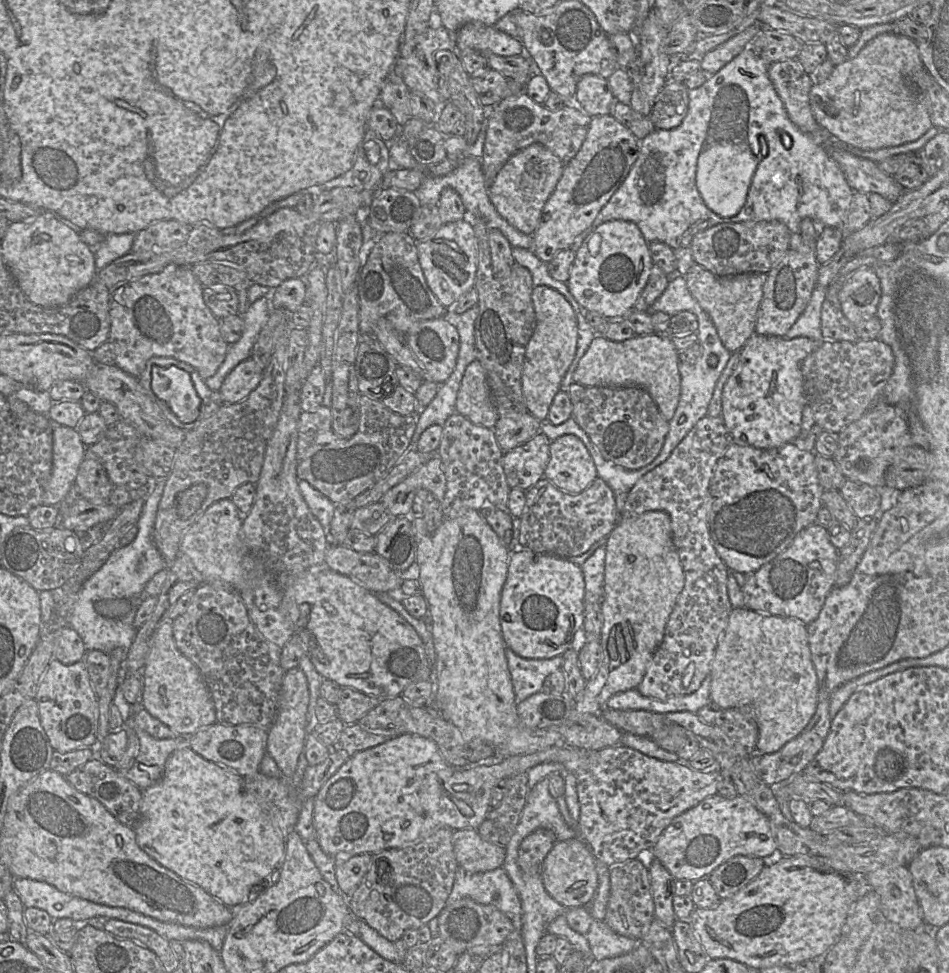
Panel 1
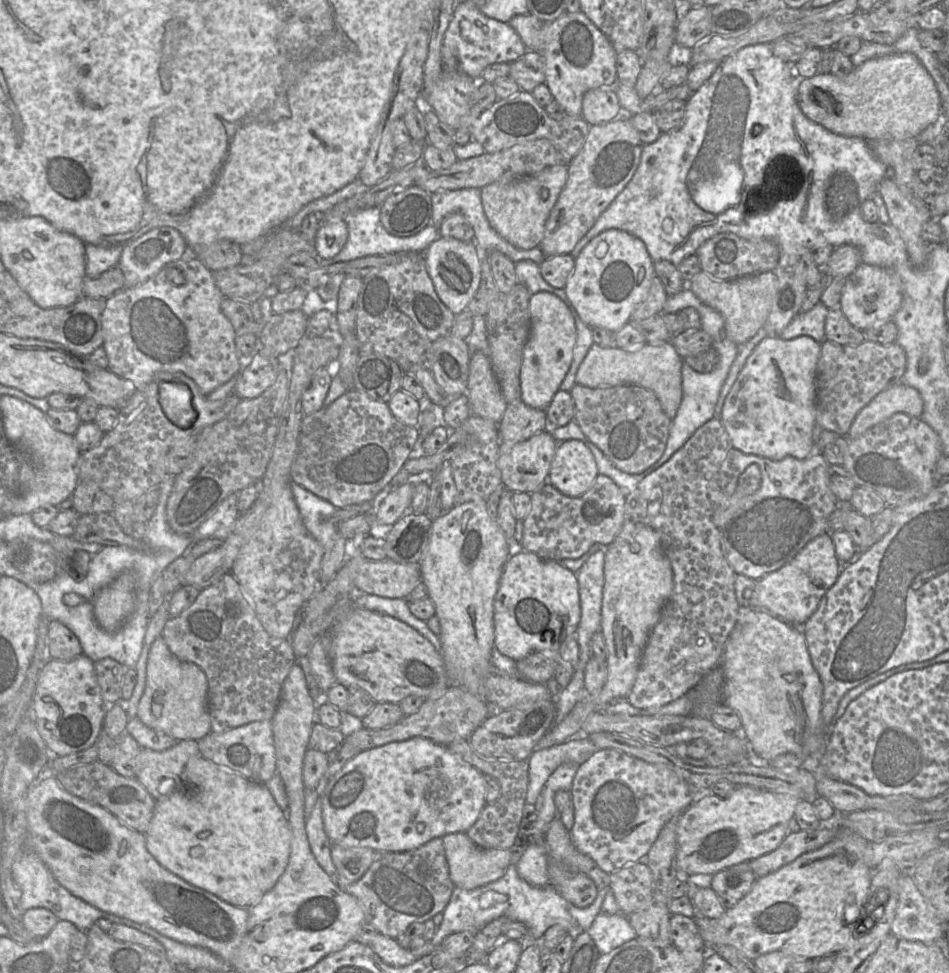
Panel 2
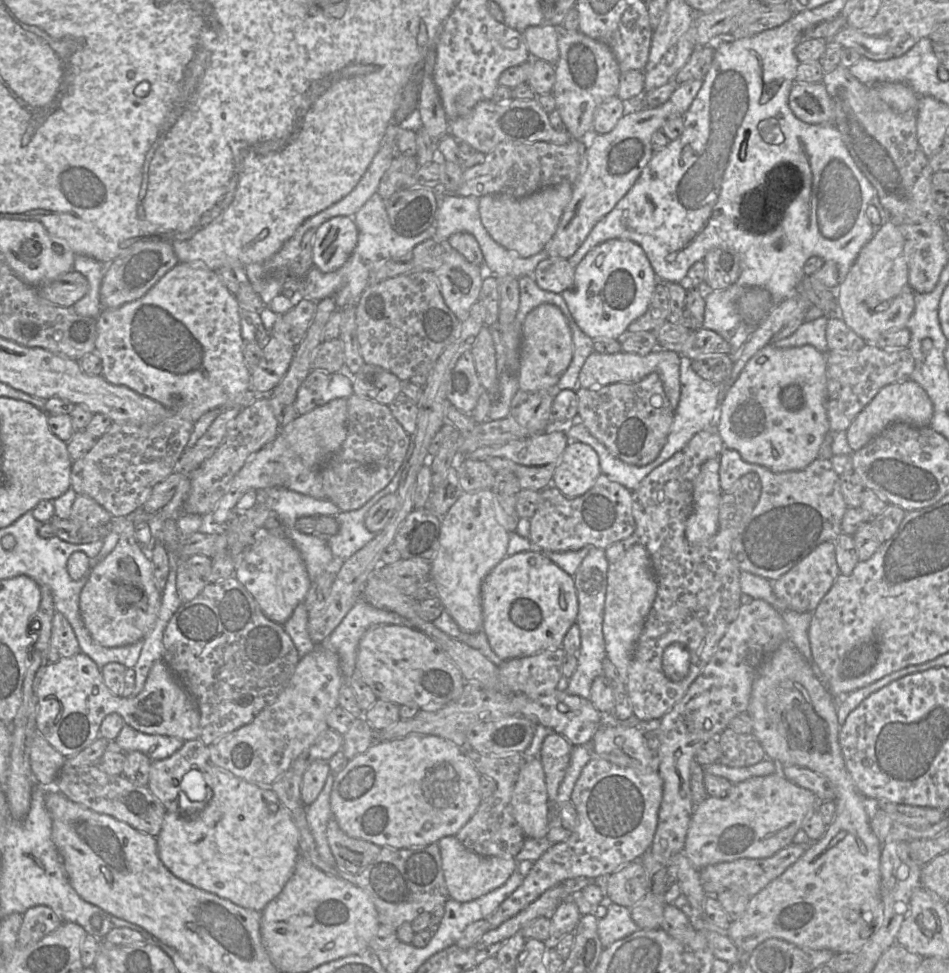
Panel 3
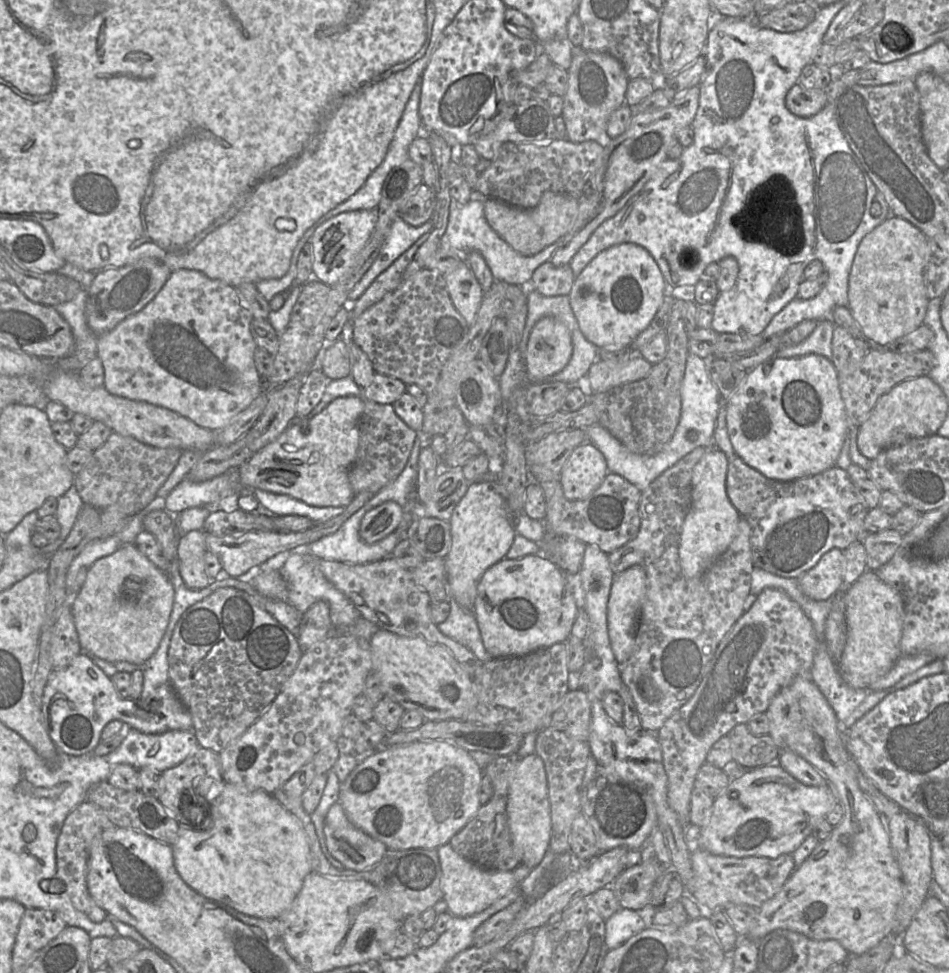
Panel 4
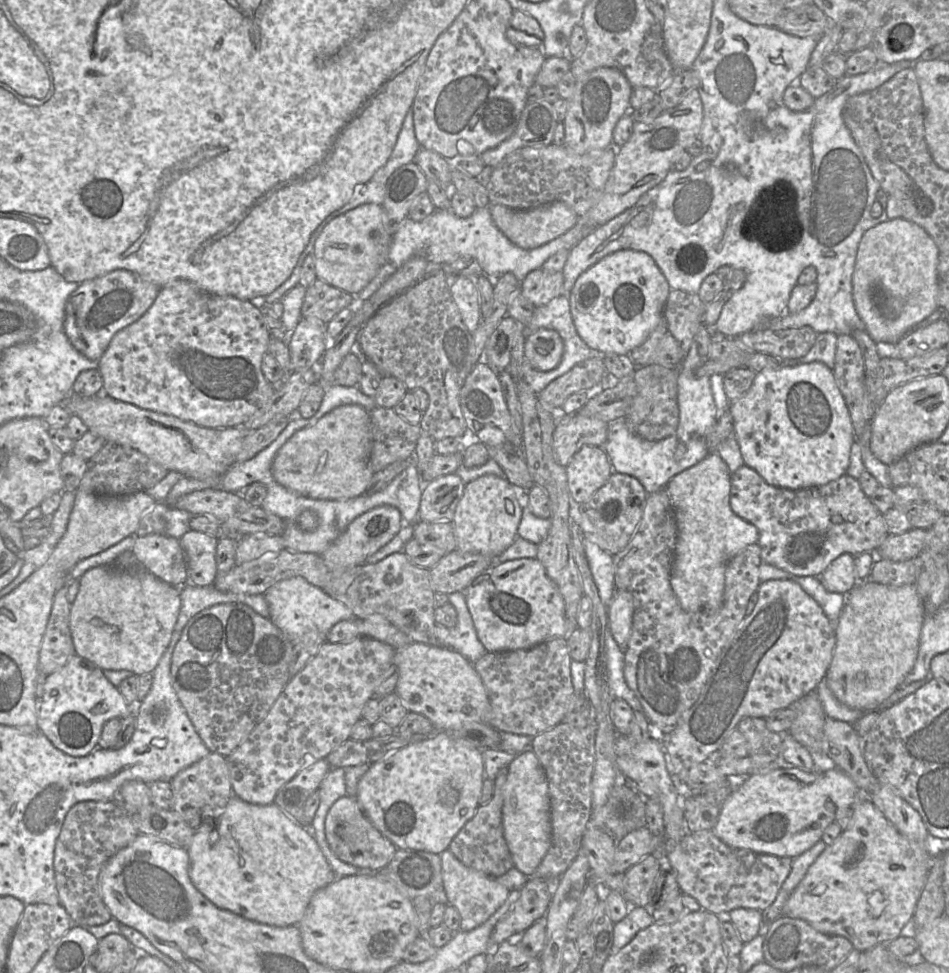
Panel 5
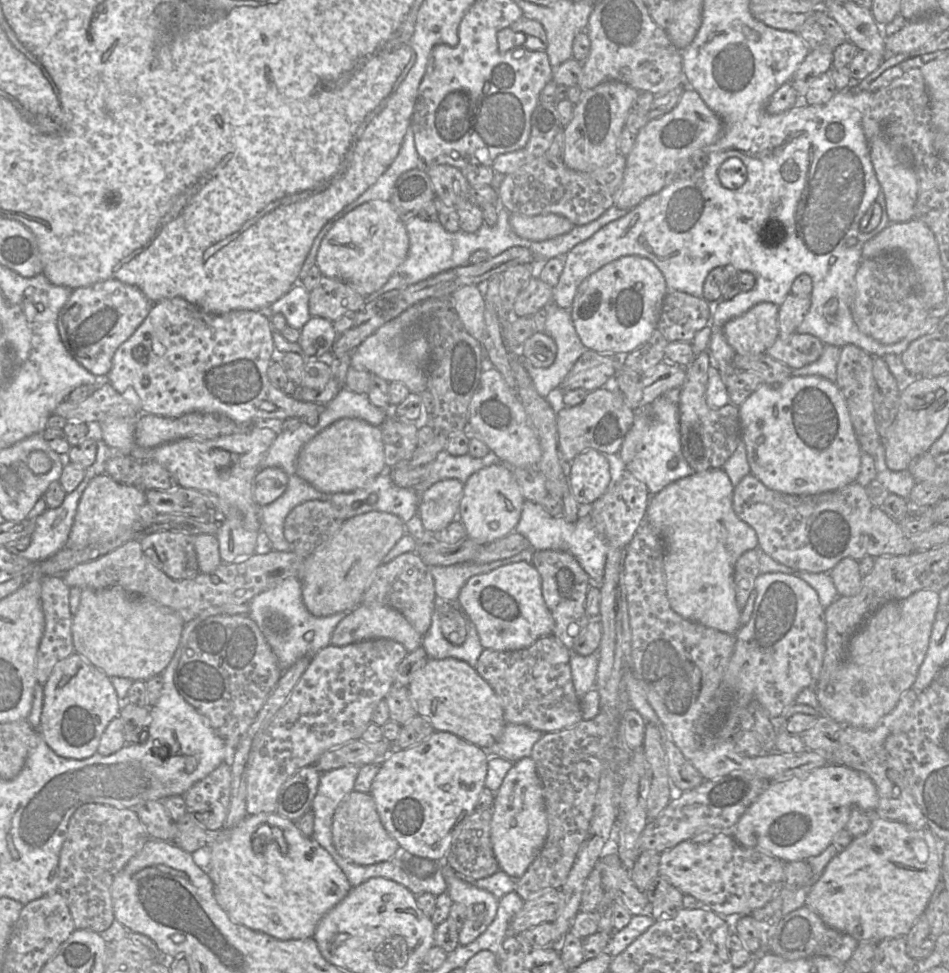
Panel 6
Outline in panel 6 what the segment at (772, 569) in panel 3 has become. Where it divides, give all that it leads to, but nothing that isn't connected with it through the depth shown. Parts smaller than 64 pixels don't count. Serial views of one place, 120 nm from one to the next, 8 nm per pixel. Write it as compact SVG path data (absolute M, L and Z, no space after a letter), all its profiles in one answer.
M752 473L734 487L733 508L736 515L750 527L758 538L758 547L779 563L799 571L829 573L844 558L860 561L866 556L907 555L913 552L910 536L880 507L868 498L865 488L853 482L840 489L818 495L789 495L767 488Z

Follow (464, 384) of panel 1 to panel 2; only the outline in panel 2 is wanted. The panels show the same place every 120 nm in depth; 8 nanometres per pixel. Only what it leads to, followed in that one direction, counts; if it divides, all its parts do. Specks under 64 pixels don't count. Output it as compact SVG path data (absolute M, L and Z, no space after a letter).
M482 352L470 357L466 391L472 415L499 423L507 407L491 362Z

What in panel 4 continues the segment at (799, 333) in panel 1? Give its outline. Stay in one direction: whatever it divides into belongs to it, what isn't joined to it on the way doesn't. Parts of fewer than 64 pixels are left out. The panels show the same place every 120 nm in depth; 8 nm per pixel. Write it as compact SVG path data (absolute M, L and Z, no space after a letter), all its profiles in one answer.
M831 320L818 321L814 331L804 341L793 346L781 346L774 356L788 359L808 354L818 354L831 360L834 325Z

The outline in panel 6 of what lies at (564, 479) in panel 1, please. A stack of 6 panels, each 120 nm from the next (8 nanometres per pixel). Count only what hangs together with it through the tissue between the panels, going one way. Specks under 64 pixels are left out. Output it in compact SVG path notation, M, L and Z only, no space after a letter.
M594 449L578 454L568 465L568 484L579 505L590 505L611 486L609 460Z

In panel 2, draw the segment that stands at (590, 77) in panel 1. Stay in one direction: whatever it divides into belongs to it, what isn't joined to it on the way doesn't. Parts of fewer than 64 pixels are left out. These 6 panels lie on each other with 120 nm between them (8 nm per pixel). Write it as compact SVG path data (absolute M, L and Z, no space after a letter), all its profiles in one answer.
M600 87L587 91L582 101L582 117L590 126L601 125L623 113L614 87Z

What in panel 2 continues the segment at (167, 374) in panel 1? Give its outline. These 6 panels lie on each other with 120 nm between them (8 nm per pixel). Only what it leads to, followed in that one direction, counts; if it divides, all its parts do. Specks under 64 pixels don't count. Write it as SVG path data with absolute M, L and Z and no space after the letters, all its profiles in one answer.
M161 381L159 402L166 417L180 428L191 426L197 418L191 390L183 383Z

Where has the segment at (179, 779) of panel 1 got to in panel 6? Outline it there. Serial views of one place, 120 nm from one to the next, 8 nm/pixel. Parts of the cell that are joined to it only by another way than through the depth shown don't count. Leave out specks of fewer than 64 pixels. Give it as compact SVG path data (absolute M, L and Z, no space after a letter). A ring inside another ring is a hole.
M277 812L247 815L235 827L222 828L217 833L212 833L207 848L207 868L202 869L206 870L212 880L217 903L233 922L282 941L313 937L320 920L352 889L333 857L313 837L303 835L295 821ZM262 825L282 831L288 845L287 853L283 854L274 841L260 840L259 844L253 841L259 835L258 829Z

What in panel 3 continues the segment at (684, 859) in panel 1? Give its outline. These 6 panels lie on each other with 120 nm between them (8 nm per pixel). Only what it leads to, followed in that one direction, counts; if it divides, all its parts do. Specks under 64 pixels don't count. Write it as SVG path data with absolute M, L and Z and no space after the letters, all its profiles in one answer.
M774 772L732 784L725 797L708 796L694 807L683 852L697 869L740 858L768 858L793 842L819 800L809 789Z

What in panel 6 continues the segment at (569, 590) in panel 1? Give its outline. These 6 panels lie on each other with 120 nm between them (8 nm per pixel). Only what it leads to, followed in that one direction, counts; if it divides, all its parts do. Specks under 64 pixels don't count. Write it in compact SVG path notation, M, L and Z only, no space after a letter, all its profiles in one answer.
M525 561L472 576L461 588L457 602L475 625L484 649L524 649L541 637L552 635L554 629L554 619L542 595L540 575L532 563Z

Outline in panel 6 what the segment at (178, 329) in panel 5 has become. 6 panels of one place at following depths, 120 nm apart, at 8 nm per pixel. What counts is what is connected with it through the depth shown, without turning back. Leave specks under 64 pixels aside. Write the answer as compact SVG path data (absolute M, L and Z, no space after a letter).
M170 298L159 302L155 302L152 309L134 332L134 334L122 343L114 353L112 368L104 380L107 380L112 387L120 394L123 394L128 387L134 388L135 392L140 398L141 413L150 413L164 417L180 417L190 412L207 412L216 413L227 416L233 421L242 424L250 425L252 423L269 423L279 424L288 418L306 418L312 413L321 413L322 408L326 404L316 404L310 402L303 402L286 394L283 390L276 388L269 380L267 370L273 360L277 358L275 345L272 338L272 331L269 319L261 312L254 310L235 310L225 314L208 313L195 305L185 301L181 298Z

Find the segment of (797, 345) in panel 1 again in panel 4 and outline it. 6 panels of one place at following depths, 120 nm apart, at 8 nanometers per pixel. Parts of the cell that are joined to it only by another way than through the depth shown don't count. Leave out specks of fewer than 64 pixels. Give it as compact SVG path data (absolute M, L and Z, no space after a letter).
M818 354L788 359L773 356L749 370L739 388L724 402L728 434L736 455L765 477L790 482L836 466L849 426L831 360Z

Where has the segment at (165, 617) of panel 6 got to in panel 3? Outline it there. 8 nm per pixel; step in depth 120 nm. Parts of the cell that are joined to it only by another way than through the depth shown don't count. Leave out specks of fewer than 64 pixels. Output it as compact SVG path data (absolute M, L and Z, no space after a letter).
M112 517L110 530L118 533L118 543L105 559L93 567L79 598L80 614L90 635L98 644L109 648L143 640L154 626L161 605L161 592L154 582L153 563L146 549L135 537L132 517Z

